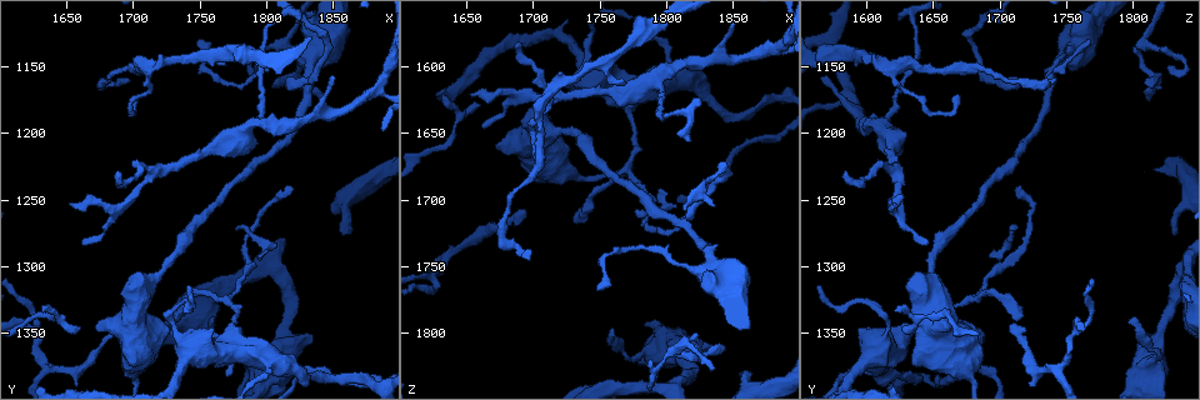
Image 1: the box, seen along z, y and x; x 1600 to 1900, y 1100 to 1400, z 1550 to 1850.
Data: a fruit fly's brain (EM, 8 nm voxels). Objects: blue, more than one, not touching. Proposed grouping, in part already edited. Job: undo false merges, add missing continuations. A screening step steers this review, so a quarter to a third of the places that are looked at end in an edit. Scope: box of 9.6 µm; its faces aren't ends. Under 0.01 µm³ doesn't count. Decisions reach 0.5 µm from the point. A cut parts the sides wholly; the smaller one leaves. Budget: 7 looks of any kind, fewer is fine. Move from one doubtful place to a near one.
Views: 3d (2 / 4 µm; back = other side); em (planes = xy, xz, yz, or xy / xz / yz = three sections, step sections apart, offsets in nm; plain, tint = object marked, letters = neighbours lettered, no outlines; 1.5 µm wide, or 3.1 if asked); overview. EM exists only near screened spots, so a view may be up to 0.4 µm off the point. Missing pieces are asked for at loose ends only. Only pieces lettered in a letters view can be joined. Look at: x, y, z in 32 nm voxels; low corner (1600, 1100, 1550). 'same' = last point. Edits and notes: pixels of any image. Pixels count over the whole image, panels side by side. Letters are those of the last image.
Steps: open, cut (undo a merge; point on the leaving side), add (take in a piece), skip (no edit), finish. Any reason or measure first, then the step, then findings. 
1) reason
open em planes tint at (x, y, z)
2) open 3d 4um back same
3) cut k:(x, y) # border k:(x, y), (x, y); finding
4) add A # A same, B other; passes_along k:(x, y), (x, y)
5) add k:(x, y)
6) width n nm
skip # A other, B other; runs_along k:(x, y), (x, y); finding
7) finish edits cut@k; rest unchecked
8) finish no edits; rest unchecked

free end
open 3d 2um back at (1762, 1338, 1802)

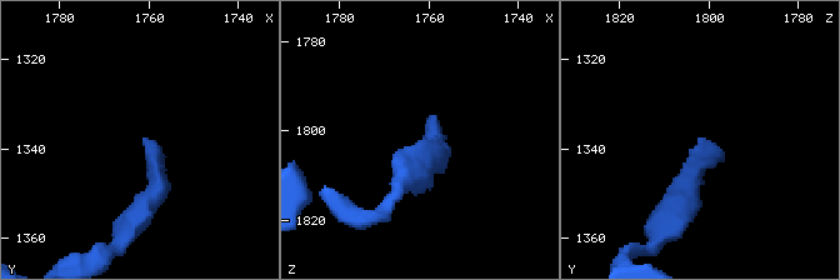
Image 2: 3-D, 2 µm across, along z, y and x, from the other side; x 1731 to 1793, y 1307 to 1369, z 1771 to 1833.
open em xz step 8 tint at (1762, 1338, 1802)

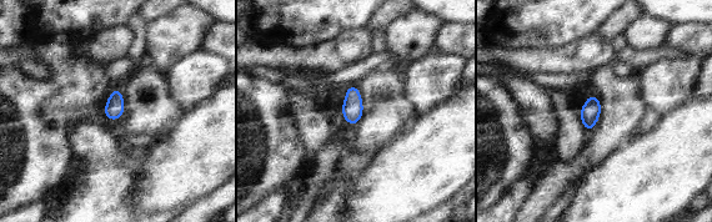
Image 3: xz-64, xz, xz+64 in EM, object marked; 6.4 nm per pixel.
open em planes letters same

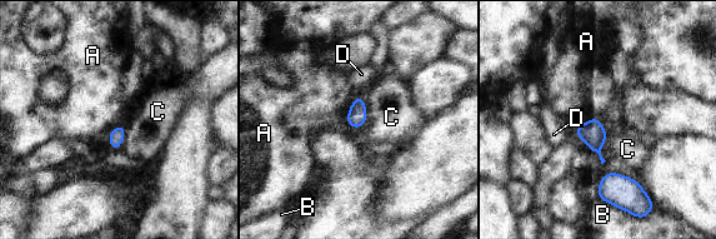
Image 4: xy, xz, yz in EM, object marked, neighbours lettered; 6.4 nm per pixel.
skip # A other, B other, C other, D other; border 4:(361, 96), (365, 104), (366, 124); no lettered piece goes on from it

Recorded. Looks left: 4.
an open end
open 3d 4um at (1778, 1272, 1710)

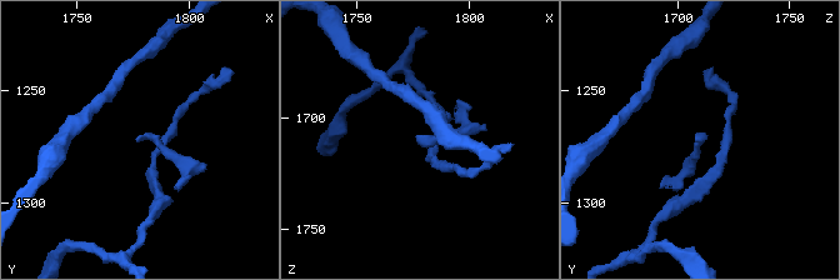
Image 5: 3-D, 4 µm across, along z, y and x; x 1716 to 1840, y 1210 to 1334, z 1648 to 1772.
shape alone is not enough
open em planes letters at (1775, 1272, 1708)

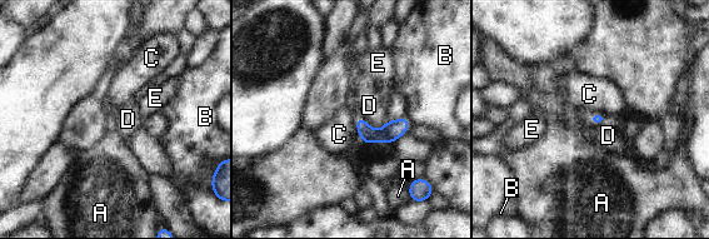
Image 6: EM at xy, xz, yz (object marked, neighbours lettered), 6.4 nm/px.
longest_contact D 190 nm
skip # A other, B other, C other, D other, E other; border 6:(357, 116), (357, 132), (365, 144); none of them fits

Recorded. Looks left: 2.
an open end
open 3d 4um at (1686, 1228, 1586)

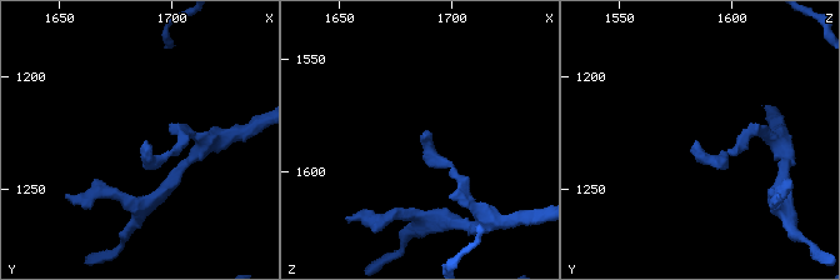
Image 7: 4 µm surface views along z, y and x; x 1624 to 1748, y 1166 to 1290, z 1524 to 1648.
need the tissue
open em planes letters at (1687, 1227, 1584)

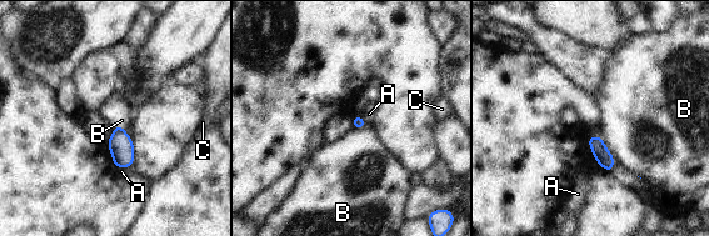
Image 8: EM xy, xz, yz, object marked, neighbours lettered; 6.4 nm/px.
longest_contact B 170 nm
skip # A other, B other, C other; none of them fits

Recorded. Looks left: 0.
finish no edits; rest unchecked

